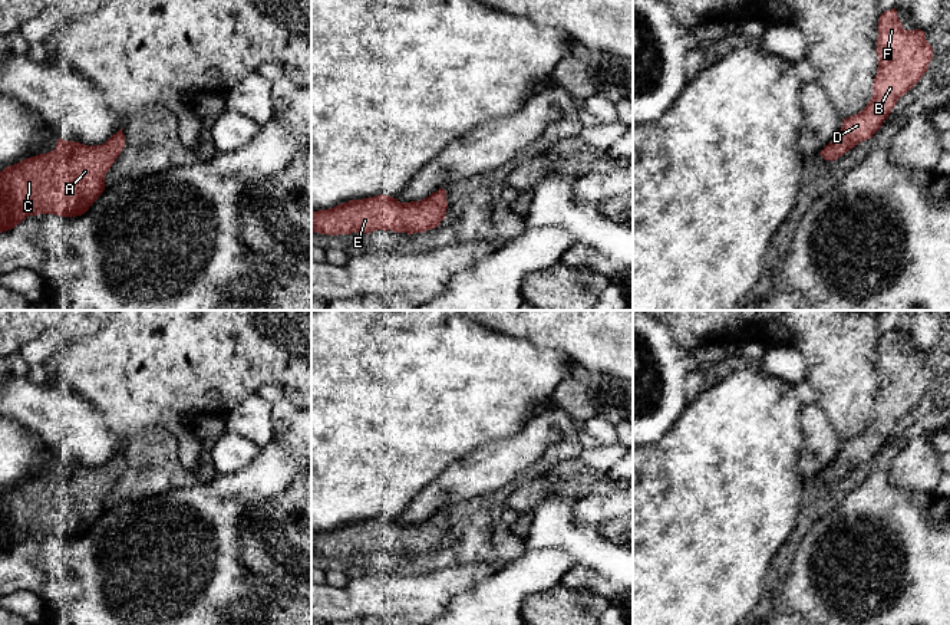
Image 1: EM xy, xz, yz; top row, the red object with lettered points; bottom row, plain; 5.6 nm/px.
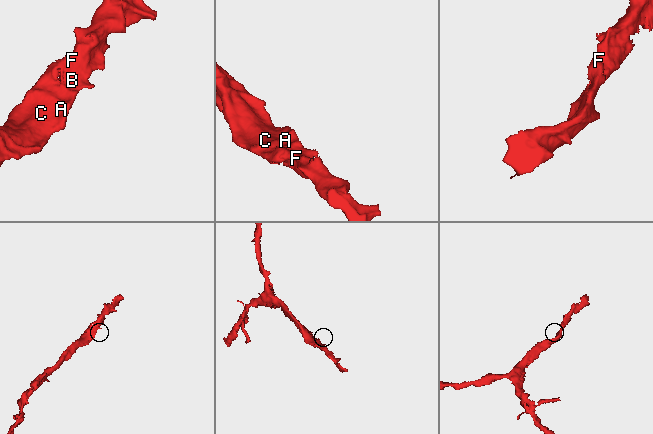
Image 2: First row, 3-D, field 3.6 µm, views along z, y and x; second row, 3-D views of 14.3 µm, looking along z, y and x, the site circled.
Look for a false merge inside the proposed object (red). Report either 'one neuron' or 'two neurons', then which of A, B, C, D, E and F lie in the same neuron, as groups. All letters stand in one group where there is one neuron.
one neuron; groups A B C D E F

